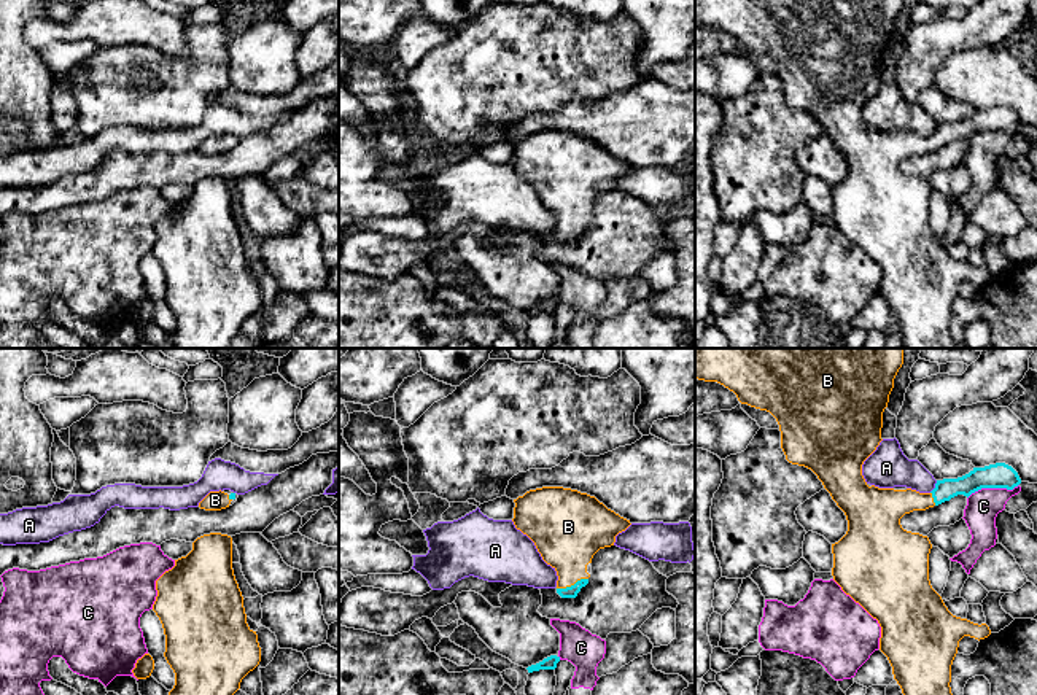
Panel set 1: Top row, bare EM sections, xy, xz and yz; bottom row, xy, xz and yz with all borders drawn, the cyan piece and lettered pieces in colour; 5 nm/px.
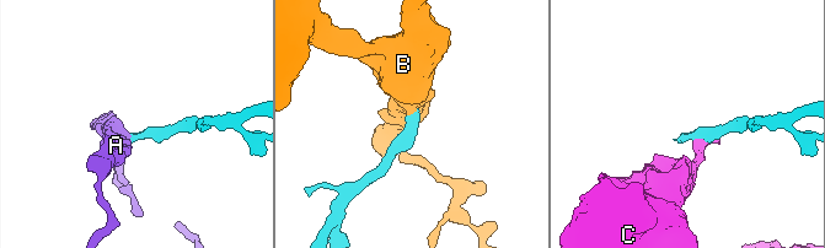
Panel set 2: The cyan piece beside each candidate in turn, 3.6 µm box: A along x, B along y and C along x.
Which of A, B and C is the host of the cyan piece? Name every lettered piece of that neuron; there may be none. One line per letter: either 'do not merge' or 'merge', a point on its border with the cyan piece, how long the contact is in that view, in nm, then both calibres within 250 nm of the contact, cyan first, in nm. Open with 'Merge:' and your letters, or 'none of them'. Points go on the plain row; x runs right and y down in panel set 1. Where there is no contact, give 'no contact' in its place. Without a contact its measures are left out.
Merge: B
A: do not merge | yz (936, 131) | 80 nm | 110/190 nm
B: merge | xz (571, 229) | 170 nm | 60/320 nm
C: do not merge | yz (993, 131) | 280 nm | 130/160 nm

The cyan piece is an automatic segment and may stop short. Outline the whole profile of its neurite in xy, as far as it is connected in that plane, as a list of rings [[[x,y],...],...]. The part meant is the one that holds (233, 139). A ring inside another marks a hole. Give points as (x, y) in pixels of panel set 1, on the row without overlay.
[[[210,135],[200,146],[199,151],[205,154],[221,154],[229,151],[231,145],[235,143],[235,137]]]

